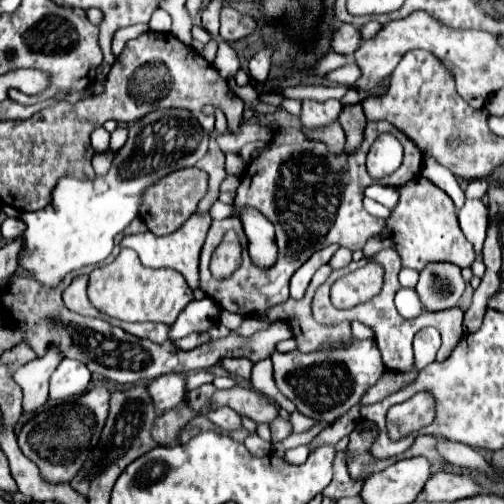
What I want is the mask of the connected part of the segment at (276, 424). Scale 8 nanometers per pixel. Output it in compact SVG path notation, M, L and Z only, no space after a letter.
M278 417L270 423L270 431L272 431L272 443L278 443L292 433L292 425L290 425L290 421Z

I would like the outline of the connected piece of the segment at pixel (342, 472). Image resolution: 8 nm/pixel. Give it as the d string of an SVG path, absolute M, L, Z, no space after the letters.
M340 451L340 453L336 455L332 467L334 467L334 479L332 479L332 483L324 489L322 495L328 497L328 499L342 499L342 497L360 495L360 489L362 489L364 479L360 479L360 481L350 479L348 469L346 469L346 451Z

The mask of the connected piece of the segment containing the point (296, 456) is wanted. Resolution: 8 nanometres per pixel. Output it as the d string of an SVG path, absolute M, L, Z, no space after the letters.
M296 447L296 449L286 451L284 461L292 463L292 465L302 465L306 461L306 457L308 457L308 449L306 447Z

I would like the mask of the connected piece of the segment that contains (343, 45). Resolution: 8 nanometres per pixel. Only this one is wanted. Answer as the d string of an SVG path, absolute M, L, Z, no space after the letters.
M342 25L334 35L332 35L332 51L340 55L352 55L360 47L360 29L354 25Z

